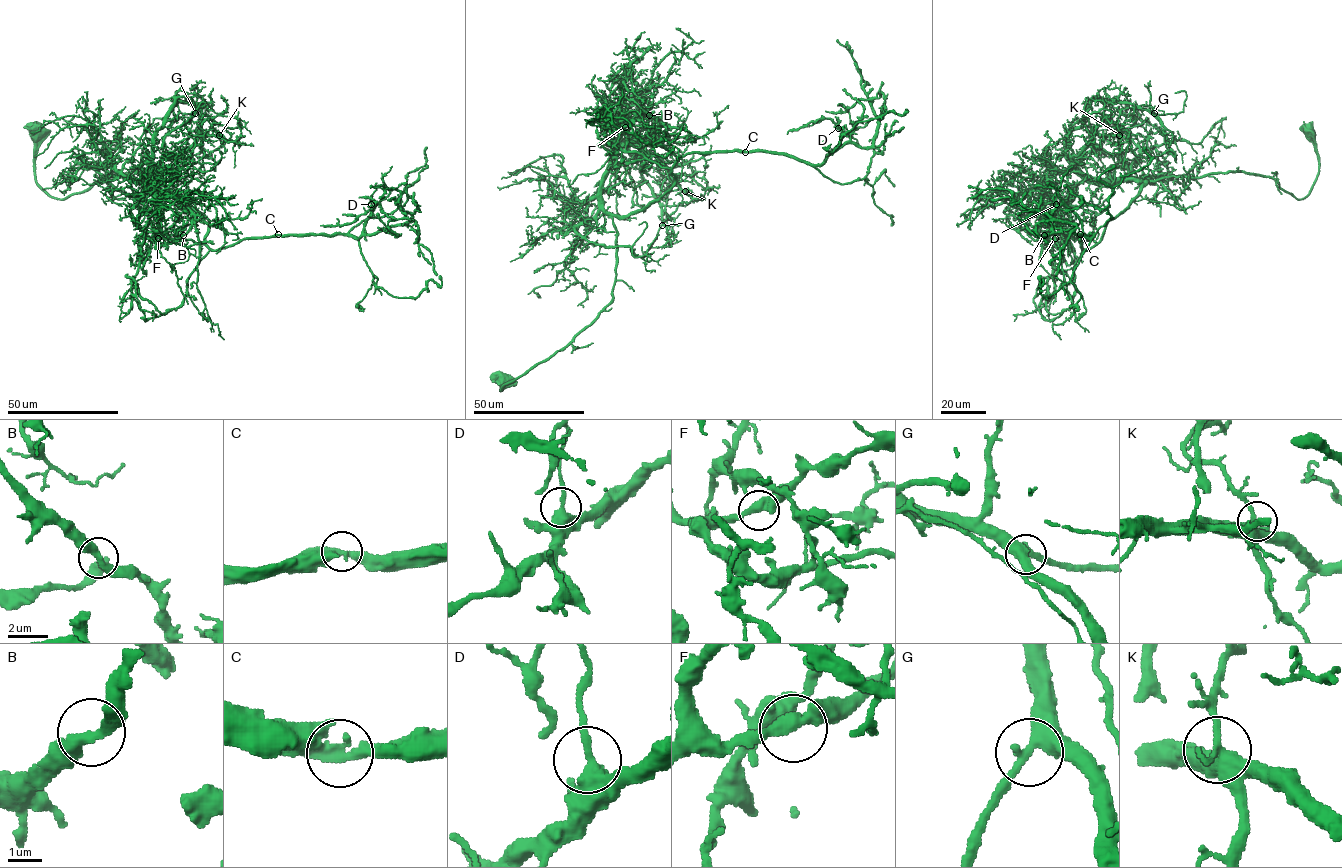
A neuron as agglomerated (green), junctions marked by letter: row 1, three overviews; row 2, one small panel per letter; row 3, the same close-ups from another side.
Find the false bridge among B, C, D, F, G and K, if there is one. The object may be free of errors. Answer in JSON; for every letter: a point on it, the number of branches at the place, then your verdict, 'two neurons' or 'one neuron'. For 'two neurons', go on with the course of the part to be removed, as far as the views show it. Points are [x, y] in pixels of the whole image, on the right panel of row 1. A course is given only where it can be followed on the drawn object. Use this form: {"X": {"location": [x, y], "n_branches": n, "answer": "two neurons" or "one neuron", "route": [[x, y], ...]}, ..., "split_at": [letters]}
{"B": {"location": [1044, 235], "n_branches": 2, "answer": "one neuron"}, "C": {"location": [1080, 234], "n_branches": 2, "answer": "one neuron"}, "D": {"location": [1056, 204], "n_branches": 2, "answer": "one neuron"}, "F": {"location": [1055, 238], "n_branches": 2, "answer": "one neuron"}, "G": {"location": [1154, 113], "n_branches": 2, "answer": "one neuron"}, "K": {"location": [1119, 135], "n_branches": 2, "answer": "one neuron"}, "split_at": []}

